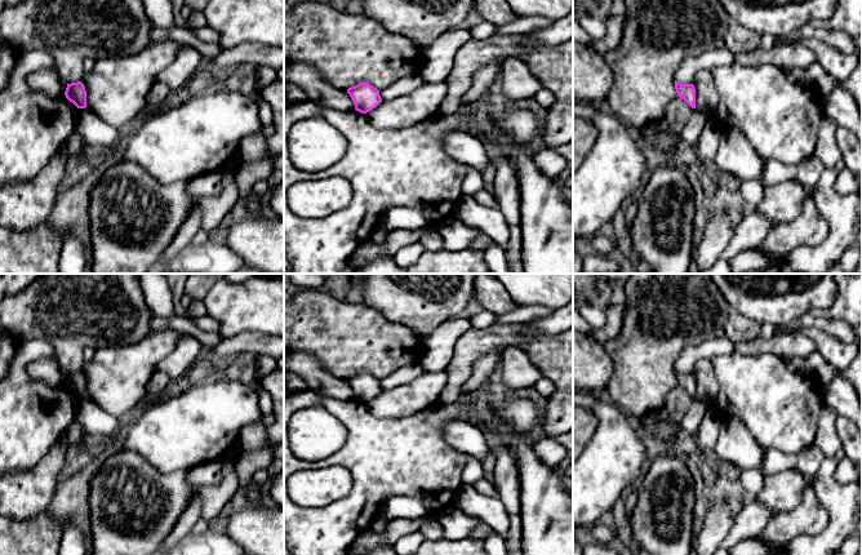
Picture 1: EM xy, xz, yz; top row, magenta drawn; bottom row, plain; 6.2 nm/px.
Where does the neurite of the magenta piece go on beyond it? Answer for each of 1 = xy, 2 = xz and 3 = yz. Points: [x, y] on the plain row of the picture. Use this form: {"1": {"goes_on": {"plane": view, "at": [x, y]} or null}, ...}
{"1": {"goes_on": null}, "2": {"goes_on": null}, "3": {"goes_on": null}}

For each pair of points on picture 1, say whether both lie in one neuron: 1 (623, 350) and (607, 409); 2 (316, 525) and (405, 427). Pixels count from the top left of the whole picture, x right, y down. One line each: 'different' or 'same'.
1: different
2: same

